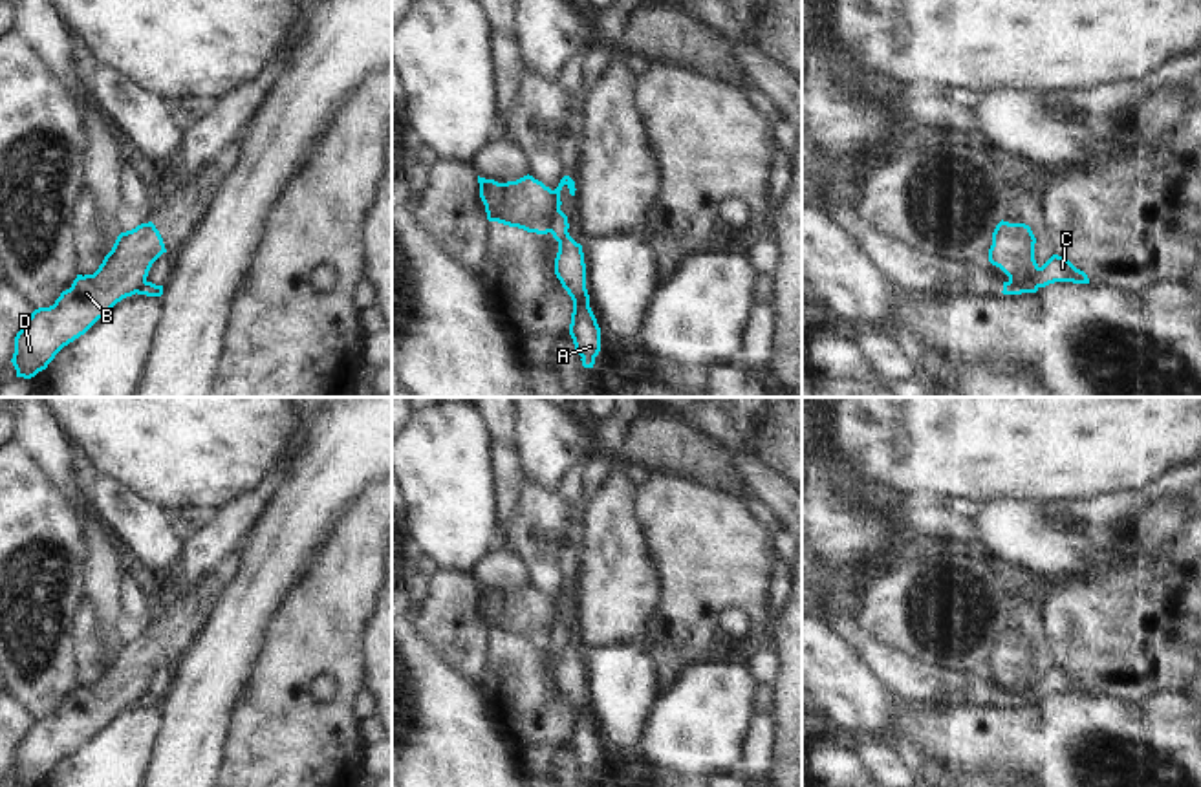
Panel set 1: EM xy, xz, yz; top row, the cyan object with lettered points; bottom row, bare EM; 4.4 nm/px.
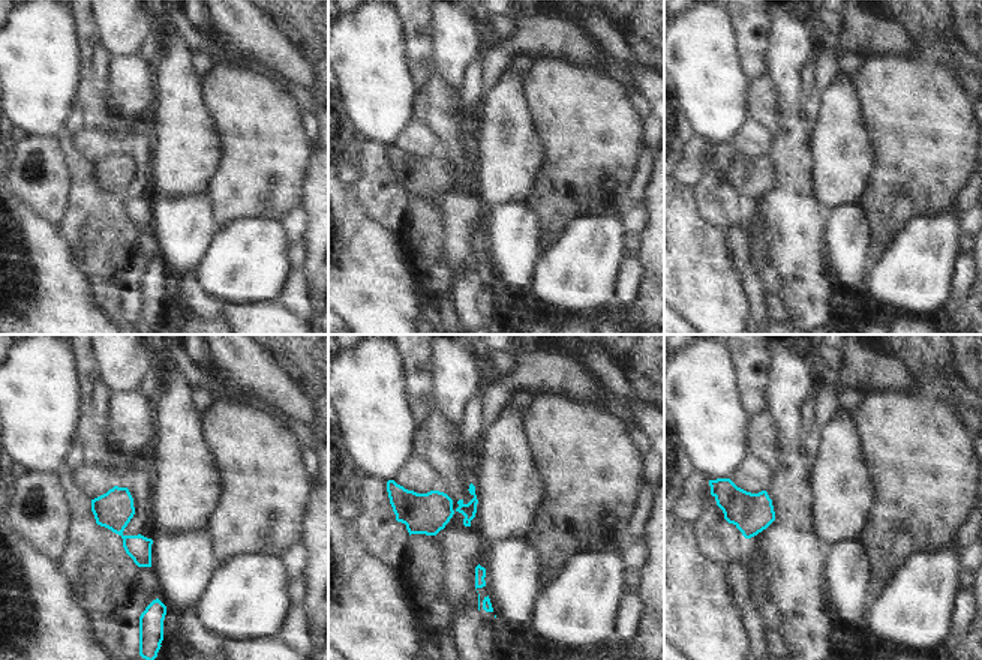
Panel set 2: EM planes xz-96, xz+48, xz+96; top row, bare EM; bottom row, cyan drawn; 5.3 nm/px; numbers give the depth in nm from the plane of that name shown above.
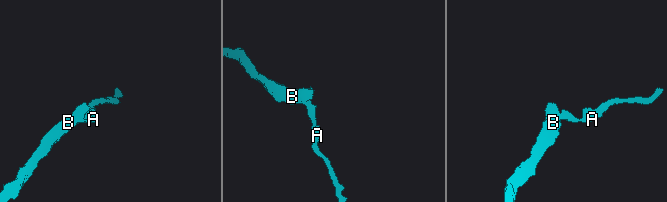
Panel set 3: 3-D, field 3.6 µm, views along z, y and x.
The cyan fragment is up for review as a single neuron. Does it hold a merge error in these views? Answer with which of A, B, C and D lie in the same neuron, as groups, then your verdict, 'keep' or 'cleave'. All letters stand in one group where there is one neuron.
groups A C / B D; cleave

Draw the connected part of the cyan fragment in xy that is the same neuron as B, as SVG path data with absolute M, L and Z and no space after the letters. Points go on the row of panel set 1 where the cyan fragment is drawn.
M152 221L141 223L132 231L121 232L93 275L77 275L71 287L62 291L49 307L38 307L15 337L13 366L16 377L31 379L46 370L55 355L84 335L117 302L137 293L146 282L152 264L167 253L163 238Z

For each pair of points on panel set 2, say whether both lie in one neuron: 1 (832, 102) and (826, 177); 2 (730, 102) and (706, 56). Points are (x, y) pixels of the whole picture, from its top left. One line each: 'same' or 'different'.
1: same
2: same

